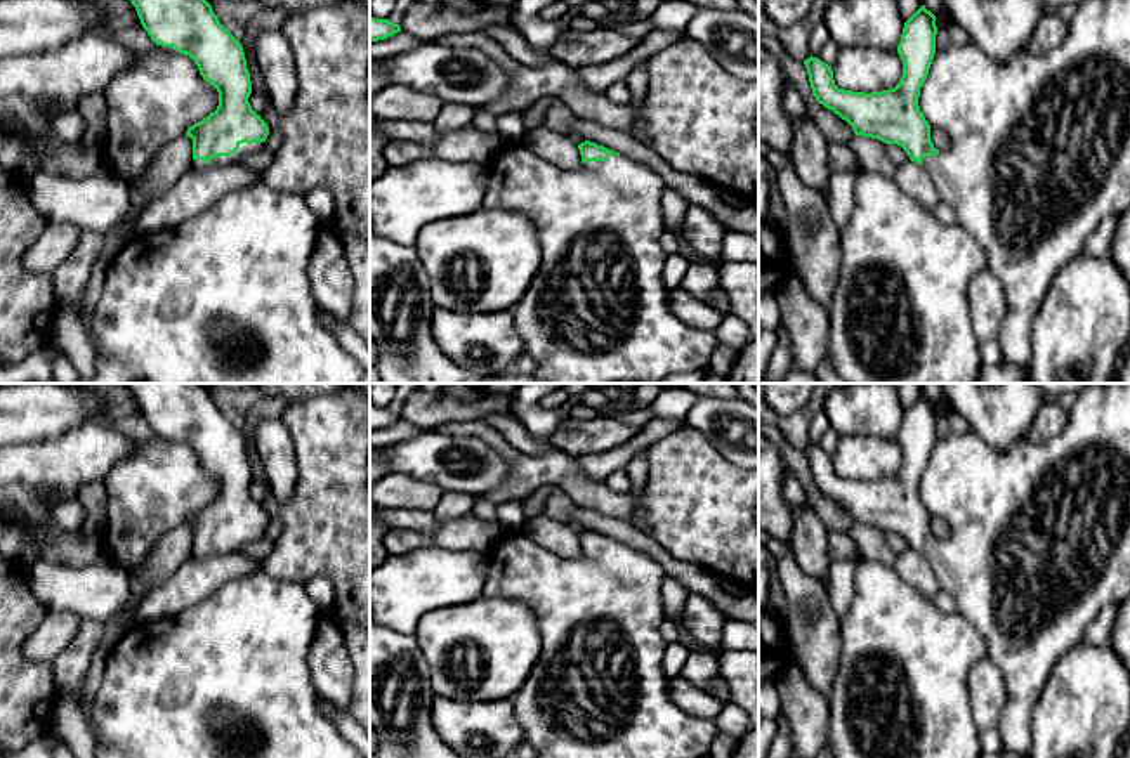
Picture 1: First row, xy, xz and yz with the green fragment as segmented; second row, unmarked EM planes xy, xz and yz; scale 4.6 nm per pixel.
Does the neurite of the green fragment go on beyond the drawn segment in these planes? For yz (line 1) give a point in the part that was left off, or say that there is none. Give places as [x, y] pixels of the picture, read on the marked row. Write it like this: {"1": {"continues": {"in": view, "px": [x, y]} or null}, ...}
{"1": {"continues": {"in": "yz", "px": [1038, 156]}}}

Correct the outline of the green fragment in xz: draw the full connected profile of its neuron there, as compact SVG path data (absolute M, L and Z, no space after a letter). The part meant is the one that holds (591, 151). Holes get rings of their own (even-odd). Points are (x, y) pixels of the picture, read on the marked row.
M590 140L578 144L578 149L581 167L576 170L542 160L521 142L503 146L488 163L483 206L521 212L535 224L542 245L538 272L510 309L524 350L535 359L533 375L543 383L660 383L675 373L706 368L719 345L715 330L698 330L679 319L670 310L670 290L663 283L661 175Z

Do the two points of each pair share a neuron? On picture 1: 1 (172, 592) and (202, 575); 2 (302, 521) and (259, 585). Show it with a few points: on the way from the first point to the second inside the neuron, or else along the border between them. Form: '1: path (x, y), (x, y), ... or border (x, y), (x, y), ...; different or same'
1: path (179, 590), (195, 580); same
2: border (262, 569), (273, 576), (302, 580); different

